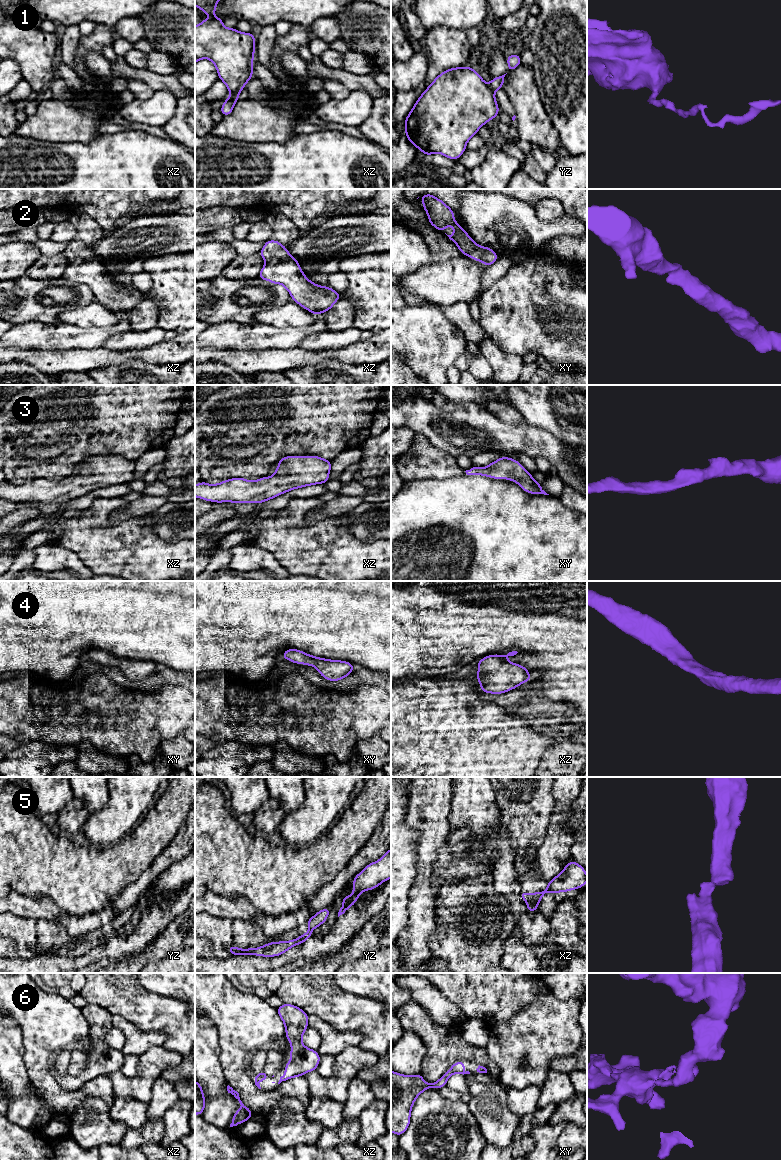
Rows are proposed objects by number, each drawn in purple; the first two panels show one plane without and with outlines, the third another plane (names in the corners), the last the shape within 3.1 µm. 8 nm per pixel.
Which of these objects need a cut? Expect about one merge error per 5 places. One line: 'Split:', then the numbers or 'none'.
Split: 1, 5

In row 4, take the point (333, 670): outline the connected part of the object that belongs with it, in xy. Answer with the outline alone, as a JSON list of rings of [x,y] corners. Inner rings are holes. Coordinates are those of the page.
[[[287,649],[282,654],[282,658],[296,664],[313,666],[323,678],[333,682],[346,678],[355,668],[347,661],[323,659],[297,649]]]

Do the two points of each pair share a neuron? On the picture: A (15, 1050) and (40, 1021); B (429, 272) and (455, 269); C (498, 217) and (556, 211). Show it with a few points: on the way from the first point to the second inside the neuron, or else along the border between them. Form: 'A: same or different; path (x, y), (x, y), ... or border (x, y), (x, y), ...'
A: different; border (15, 1019), (21, 1031), (23, 1063), (25, 1065)
B: same; path (435, 272), (449, 272)
C: different; border (533, 206), (541, 220), (553, 221), (559, 218)

